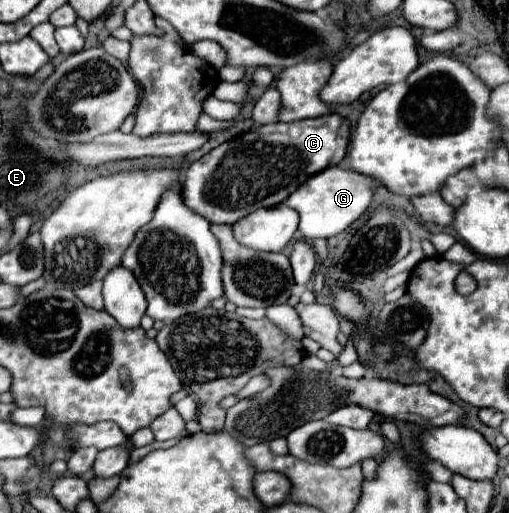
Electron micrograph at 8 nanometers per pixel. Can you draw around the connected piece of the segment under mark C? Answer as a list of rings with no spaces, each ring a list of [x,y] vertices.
[[[337,113],[255,127],[195,161],[185,173],[181,195],[187,207],[207,221],[233,225],[251,211],[283,203],[303,181],[327,167],[339,165],[347,153],[349,129],[349,121]]]

